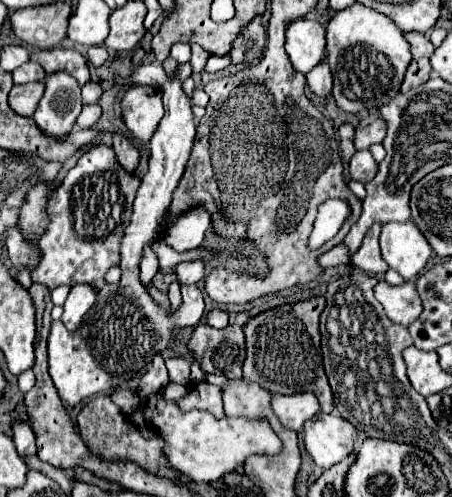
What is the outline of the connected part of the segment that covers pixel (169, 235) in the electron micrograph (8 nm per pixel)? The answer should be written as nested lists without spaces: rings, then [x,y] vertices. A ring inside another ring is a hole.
[[[201,205],[189,207],[187,211],[181,211],[169,223],[169,229],[165,231],[163,241],[179,253],[189,251],[189,249],[197,249],[203,243],[203,237],[205,237],[209,223],[211,223],[211,215],[205,207],[201,207]]]

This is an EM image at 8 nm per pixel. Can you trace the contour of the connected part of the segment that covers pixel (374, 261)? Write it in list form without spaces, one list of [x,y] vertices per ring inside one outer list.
[[[373,225],[367,231],[367,235],[365,235],[361,247],[359,247],[359,251],[351,257],[351,265],[353,267],[359,267],[365,273],[373,273],[373,275],[379,275],[381,277],[389,267],[381,259],[379,241],[377,241],[379,239],[379,231],[381,231],[381,225]]]

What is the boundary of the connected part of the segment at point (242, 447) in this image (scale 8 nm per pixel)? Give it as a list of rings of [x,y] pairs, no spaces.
[[[157,401],[155,415],[149,419],[155,431],[165,439],[163,453],[173,469],[189,475],[193,481],[215,481],[223,473],[235,471],[253,453],[275,455],[281,451],[281,441],[267,421],[249,419],[215,419],[205,411],[183,413],[173,401]]]

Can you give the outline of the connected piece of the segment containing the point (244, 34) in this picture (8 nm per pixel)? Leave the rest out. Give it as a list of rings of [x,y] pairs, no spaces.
[[[255,15],[247,23],[247,27],[243,27],[243,31],[239,31],[239,35],[233,39],[231,53],[227,53],[227,57],[231,59],[231,65],[255,65],[263,57],[265,43],[267,27],[263,23],[263,15]]]

